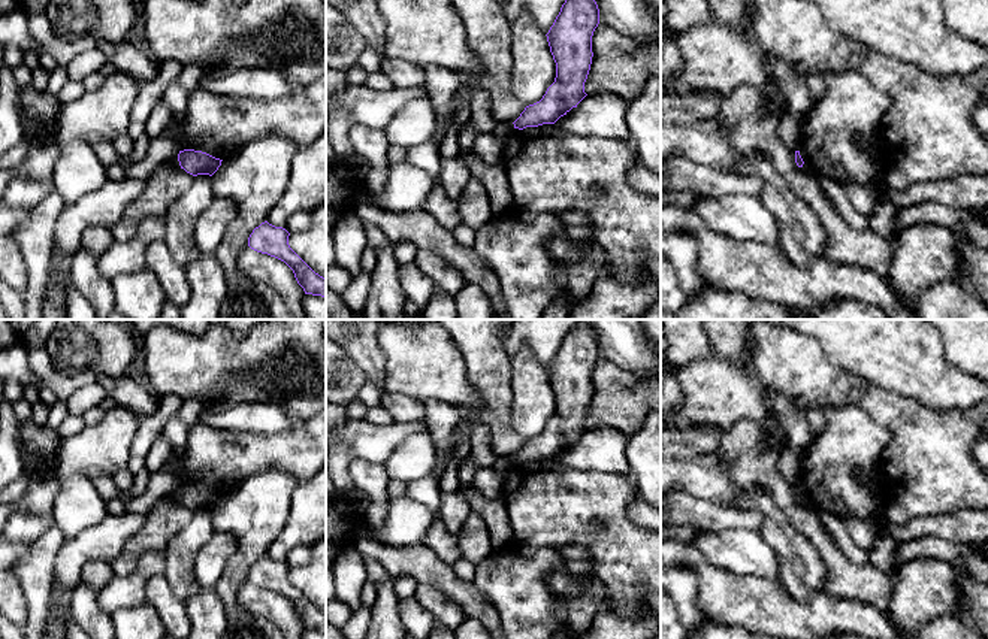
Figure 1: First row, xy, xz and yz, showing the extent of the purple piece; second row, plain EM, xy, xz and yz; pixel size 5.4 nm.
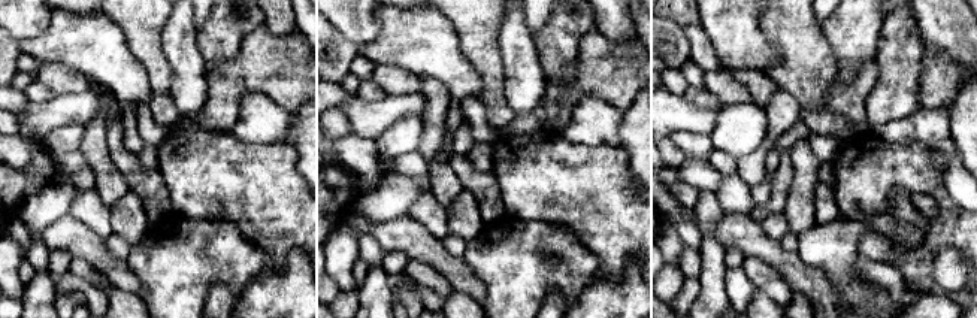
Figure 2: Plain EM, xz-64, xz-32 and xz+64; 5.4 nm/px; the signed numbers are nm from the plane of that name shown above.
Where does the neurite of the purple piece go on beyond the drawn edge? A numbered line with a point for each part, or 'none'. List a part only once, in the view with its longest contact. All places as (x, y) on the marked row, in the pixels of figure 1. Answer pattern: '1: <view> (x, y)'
none

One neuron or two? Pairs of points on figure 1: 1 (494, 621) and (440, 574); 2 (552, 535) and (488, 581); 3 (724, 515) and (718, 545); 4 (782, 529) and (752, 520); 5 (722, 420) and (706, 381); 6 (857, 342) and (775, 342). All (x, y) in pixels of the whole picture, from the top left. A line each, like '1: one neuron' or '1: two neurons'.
1: one neuron
2: two neurons
3: two neurons
4: two neurons
5: one neuron
6: two neurons

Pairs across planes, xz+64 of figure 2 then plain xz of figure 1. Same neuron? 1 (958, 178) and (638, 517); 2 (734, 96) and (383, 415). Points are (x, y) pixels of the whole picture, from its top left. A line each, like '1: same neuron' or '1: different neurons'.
1: same neuron
2: different neurons

